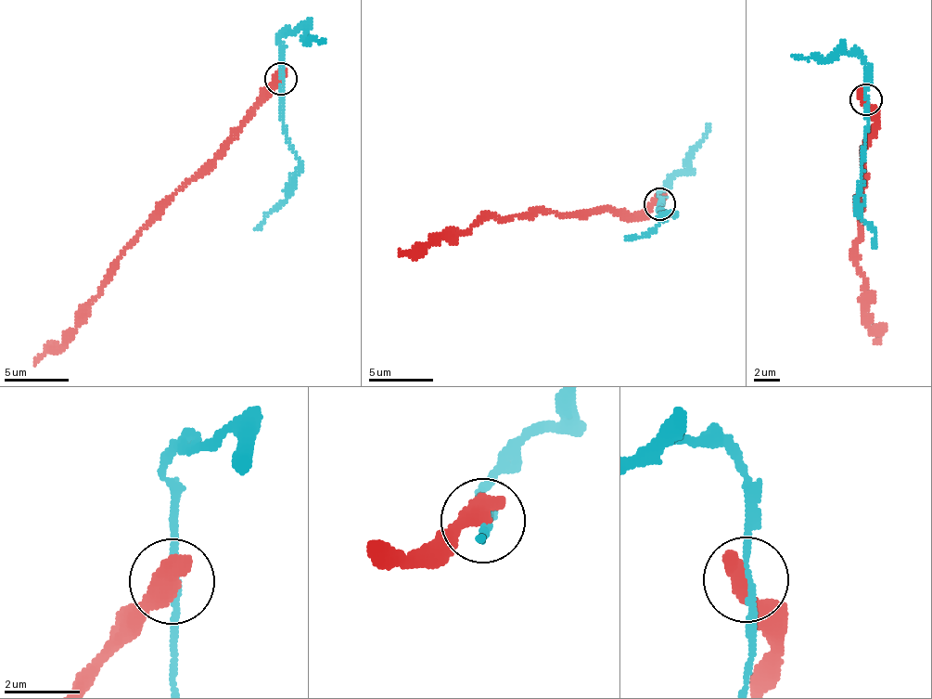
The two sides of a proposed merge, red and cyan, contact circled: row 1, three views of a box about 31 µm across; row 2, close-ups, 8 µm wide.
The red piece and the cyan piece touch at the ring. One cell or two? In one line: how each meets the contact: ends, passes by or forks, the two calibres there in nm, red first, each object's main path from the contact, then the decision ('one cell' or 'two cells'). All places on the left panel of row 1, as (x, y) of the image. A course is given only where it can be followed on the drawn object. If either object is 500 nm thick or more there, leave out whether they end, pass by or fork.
calibres 650 and 140 nm; course red (280, 78), (235, 138), (186, 183), (124, 251), (76, 332), (34, 366); course cyan (280, 78), (283, 129), (299, 174), (289, 197), (254, 229); two cells

